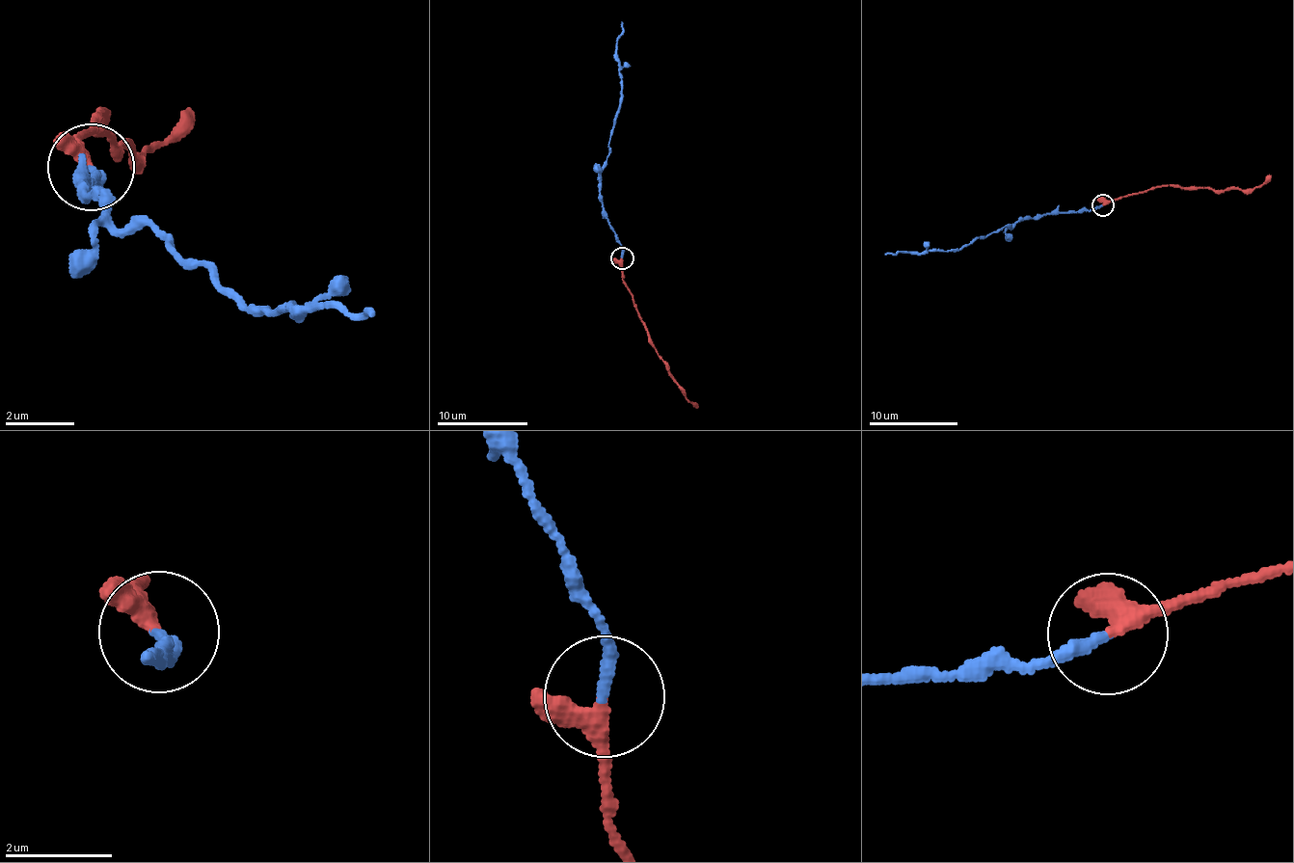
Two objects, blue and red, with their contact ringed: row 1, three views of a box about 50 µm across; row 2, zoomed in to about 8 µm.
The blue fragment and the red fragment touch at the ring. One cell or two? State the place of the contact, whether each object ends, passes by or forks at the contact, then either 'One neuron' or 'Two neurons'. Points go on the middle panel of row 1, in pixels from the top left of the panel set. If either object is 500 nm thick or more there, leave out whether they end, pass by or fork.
Place: (622, 257). At the ring blue ends. At the ring red passes by. Two neurons

